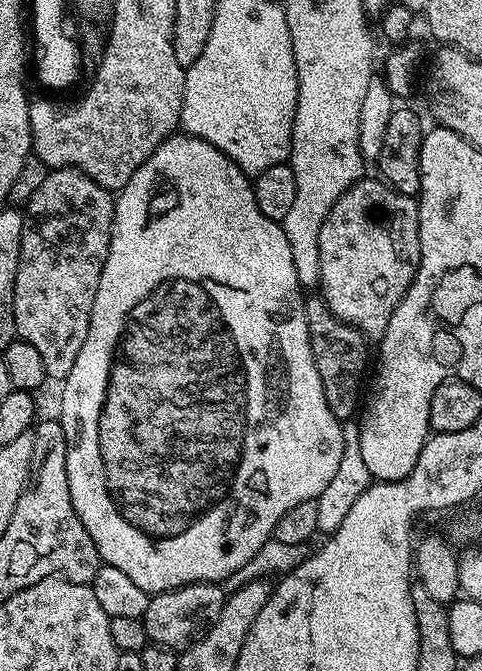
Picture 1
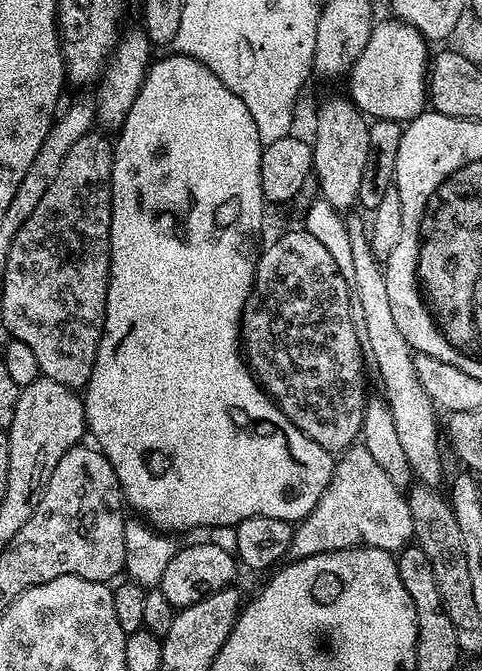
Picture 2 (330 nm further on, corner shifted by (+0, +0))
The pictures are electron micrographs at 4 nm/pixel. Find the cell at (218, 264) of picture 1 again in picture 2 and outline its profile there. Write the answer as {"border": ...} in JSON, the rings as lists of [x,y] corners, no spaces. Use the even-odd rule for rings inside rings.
{"border":[[[179,54],[171,55],[162,57],[157,64],[155,61],[149,67],[148,73],[144,76],[142,86],[138,90],[138,98],[134,98],[134,106],[130,106],[130,114],[126,114],[123,124],[118,129],[118,135],[120,137],[115,137],[114,140],[112,150],[112,221],[110,222],[110,246],[108,247],[106,318],[104,319],[104,333],[98,342],[98,350],[94,358],[94,370],[88,379],[87,388],[83,389],[82,392],[86,428],[90,436],[96,439],[93,440],[95,447],[104,453],[104,457],[108,459],[110,466],[114,466],[114,474],[120,483],[122,496],[126,501],[127,507],[129,509],[132,507],[136,511],[133,513],[142,514],[143,519],[147,523],[165,534],[188,532],[191,528],[229,527],[228,529],[231,529],[233,526],[242,523],[246,518],[254,518],[255,516],[282,518],[289,522],[299,522],[310,514],[310,510],[314,510],[314,506],[318,506],[318,498],[322,498],[322,494],[332,477],[334,456],[333,453],[327,452],[322,446],[318,446],[318,442],[306,438],[306,434],[302,434],[302,430],[298,430],[298,426],[294,426],[294,422],[290,422],[290,418],[286,418],[286,414],[280,412],[280,407],[269,400],[268,395],[265,394],[263,388],[257,382],[256,377],[253,376],[251,368],[248,367],[242,351],[240,317],[244,314],[244,303],[248,301],[248,295],[252,292],[252,283],[256,277],[256,262],[258,259],[256,239],[260,236],[260,227],[264,224],[264,208],[266,209],[266,201],[260,189],[260,148],[258,147],[254,118],[250,118],[250,114],[246,110],[246,102],[242,102],[242,98],[238,98],[238,94],[234,94],[234,90],[230,90],[226,86],[226,82],[222,82],[222,78],[218,78],[218,74],[210,71],[205,64],[189,56],[181,56]]]}

